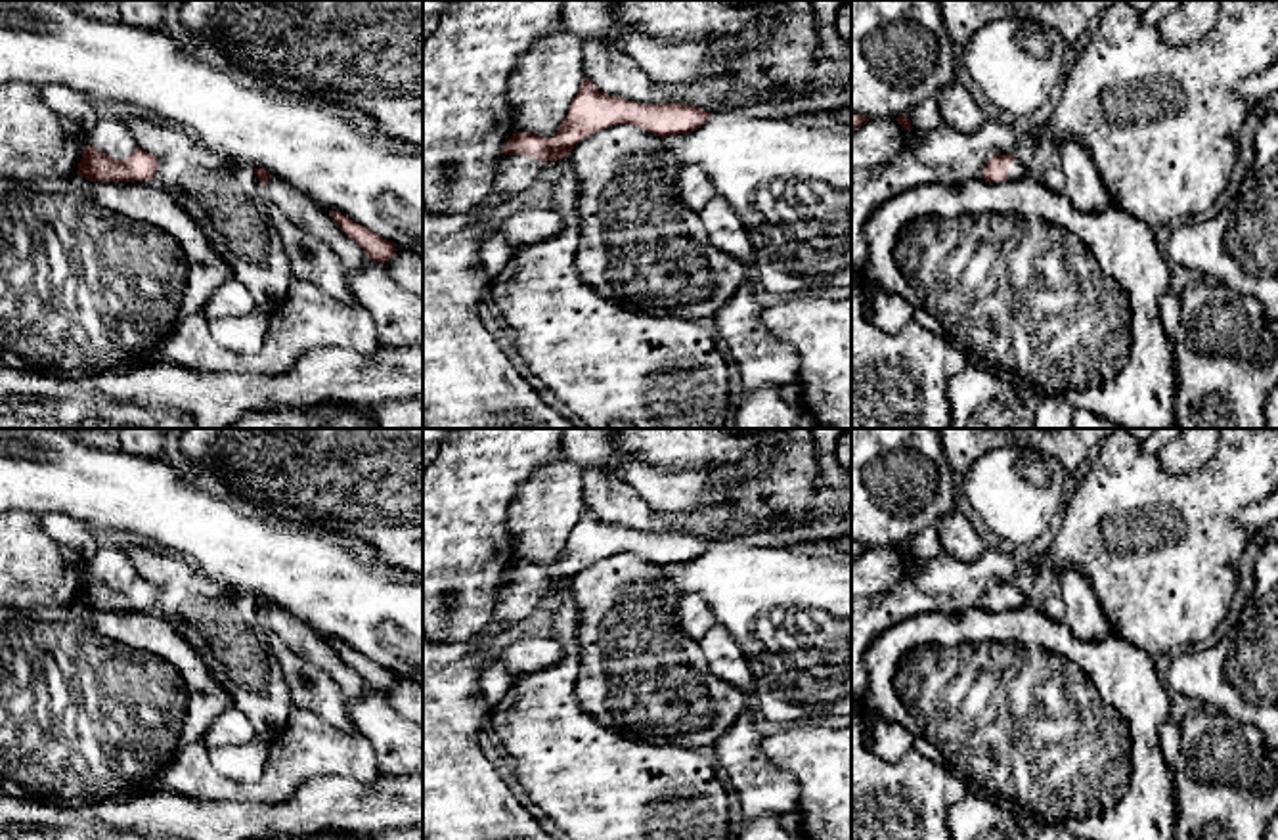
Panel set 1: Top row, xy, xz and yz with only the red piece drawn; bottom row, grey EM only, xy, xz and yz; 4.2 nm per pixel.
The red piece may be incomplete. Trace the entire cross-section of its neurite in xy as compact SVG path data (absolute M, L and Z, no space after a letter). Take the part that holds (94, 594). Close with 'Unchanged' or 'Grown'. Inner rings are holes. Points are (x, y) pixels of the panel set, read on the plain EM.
M86 574L78 591L78 603L90 610L153 610L157 599L157 587L140 576L124 589L117 589Z. Unchanged

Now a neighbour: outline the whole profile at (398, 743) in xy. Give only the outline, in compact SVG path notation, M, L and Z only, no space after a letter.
M381 691L346 702L354 731L375 748L379 771L392 777L423 775L423 723L406 719Z

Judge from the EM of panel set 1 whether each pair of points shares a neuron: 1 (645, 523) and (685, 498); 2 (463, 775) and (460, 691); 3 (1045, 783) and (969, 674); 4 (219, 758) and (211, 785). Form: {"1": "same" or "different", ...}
{"1": "different", "2": "same", "3": "same", "4": "different"}

